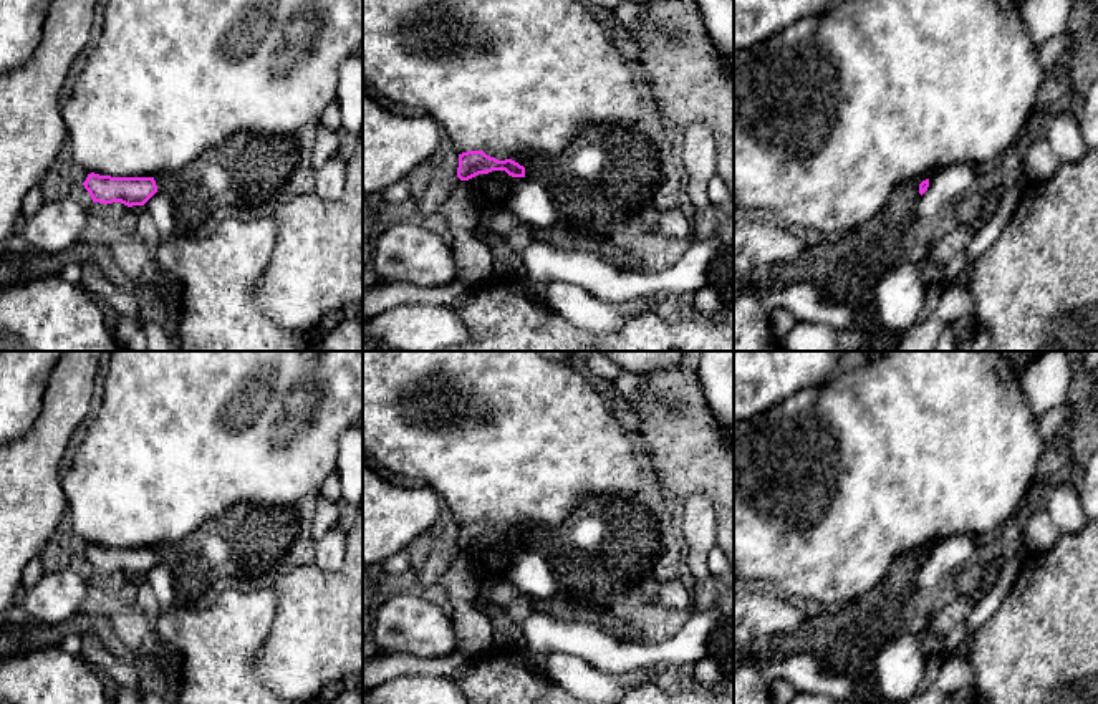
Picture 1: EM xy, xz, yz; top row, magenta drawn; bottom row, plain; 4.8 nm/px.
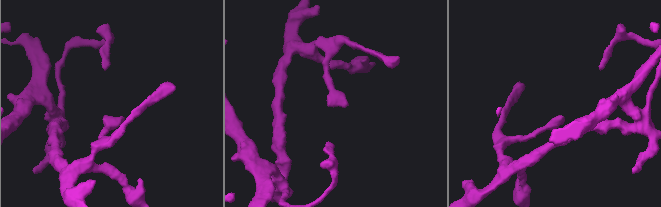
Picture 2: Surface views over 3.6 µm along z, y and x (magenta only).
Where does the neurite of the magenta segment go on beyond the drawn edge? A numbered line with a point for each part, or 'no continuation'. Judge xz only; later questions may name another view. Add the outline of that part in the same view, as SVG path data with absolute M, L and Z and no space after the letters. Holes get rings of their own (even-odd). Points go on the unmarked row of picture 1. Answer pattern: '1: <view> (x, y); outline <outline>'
no continuation

